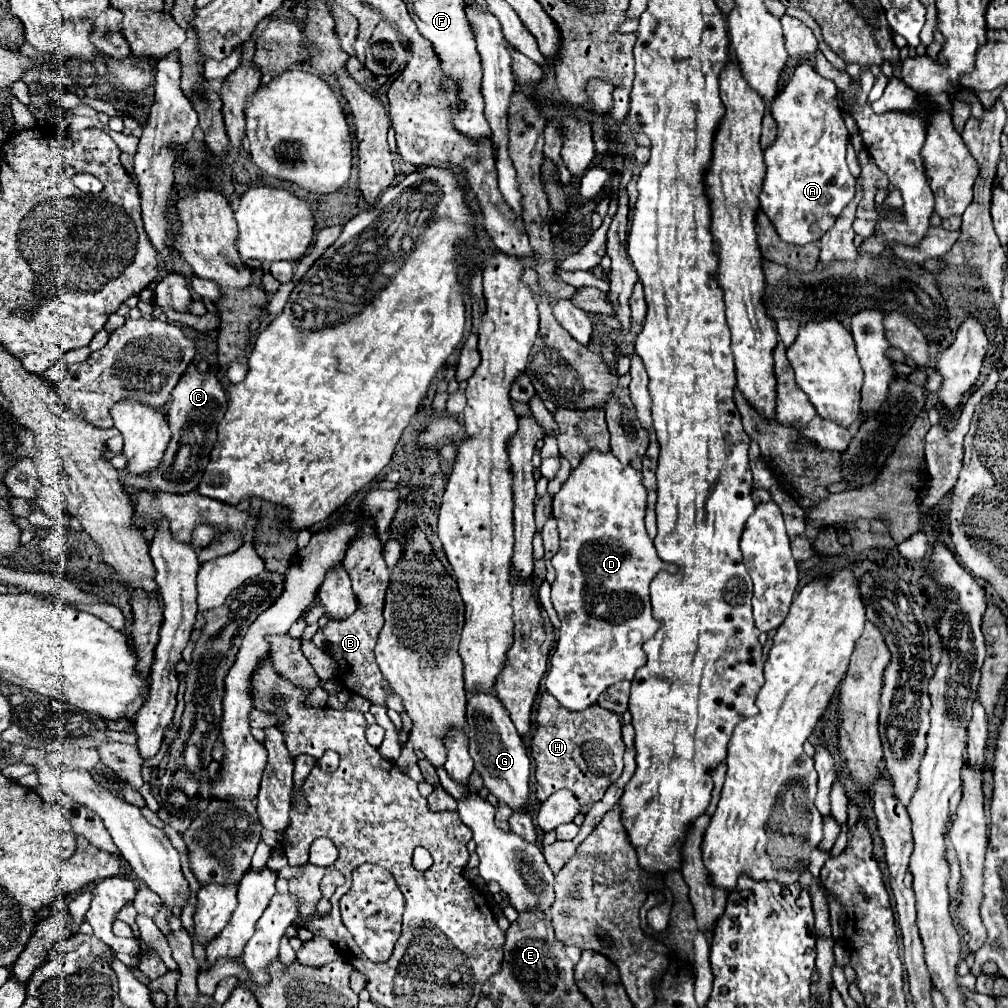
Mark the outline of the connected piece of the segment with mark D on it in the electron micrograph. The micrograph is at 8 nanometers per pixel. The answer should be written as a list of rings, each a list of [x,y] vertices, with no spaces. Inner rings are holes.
[[[588,452],[580,464],[570,472],[560,492],[554,496],[554,518],[558,522],[560,550],[552,558],[556,568],[556,582],[552,586],[552,604],[562,622],[556,652],[550,660],[546,676],[546,690],[570,710],[584,710],[596,704],[598,696],[620,680],[632,680],[636,670],[646,664],[642,644],[654,636],[658,622],[650,612],[648,584],[664,568],[658,560],[656,548],[646,534],[646,488],[642,486],[642,474],[634,468],[612,460],[612,454]]]

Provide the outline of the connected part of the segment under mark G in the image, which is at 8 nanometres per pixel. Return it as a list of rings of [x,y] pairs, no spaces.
[[[494,692],[468,694],[466,724],[470,736],[470,756],[484,780],[484,786],[498,800],[506,802],[512,810],[526,810],[530,798],[530,788],[528,788],[530,760],[524,742],[508,716],[508,710],[500,704],[500,698]]]

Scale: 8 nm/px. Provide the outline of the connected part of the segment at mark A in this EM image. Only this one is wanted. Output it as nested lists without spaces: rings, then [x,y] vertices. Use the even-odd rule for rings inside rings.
[[[802,64],[796,68],[790,84],[776,96],[770,104],[770,114],[778,124],[778,134],[774,142],[764,152],[766,176],[760,192],[760,210],[770,218],[776,228],[780,240],[794,246],[804,246],[810,242],[818,242],[820,236],[832,228],[836,216],[842,208],[854,198],[854,176],[846,164],[846,140],[848,130],[844,126],[842,114],[838,110],[836,86],[832,80],[822,78],[810,64]]]

